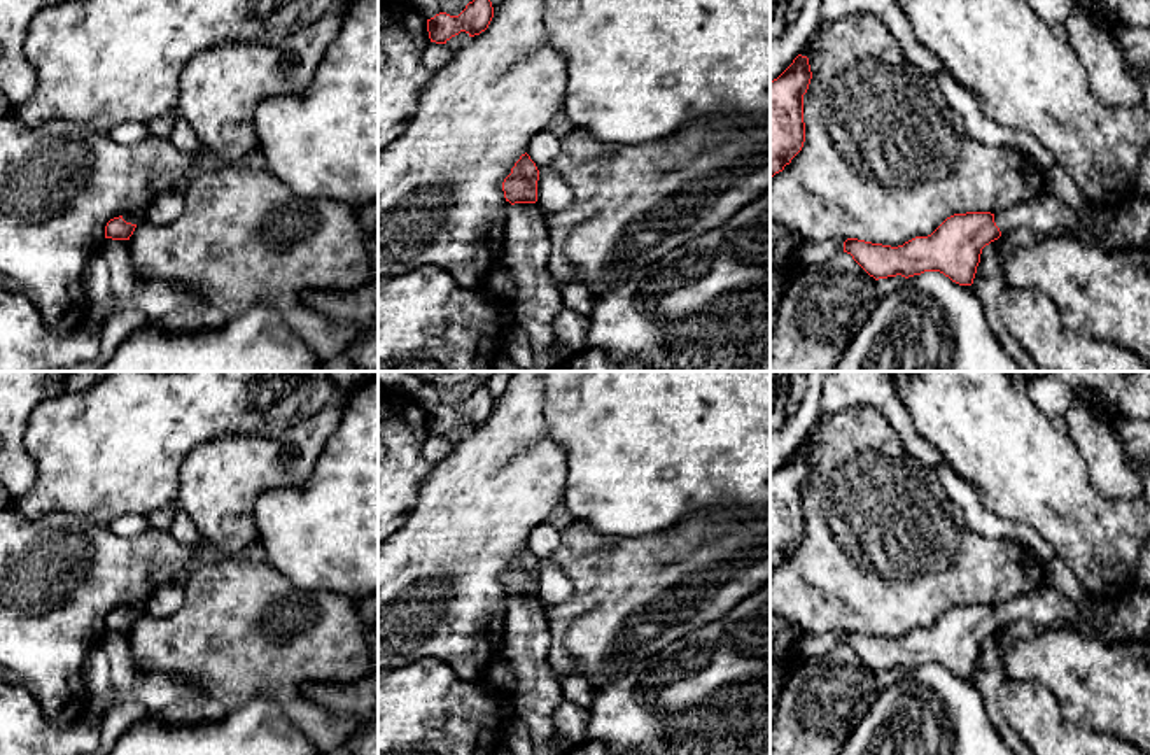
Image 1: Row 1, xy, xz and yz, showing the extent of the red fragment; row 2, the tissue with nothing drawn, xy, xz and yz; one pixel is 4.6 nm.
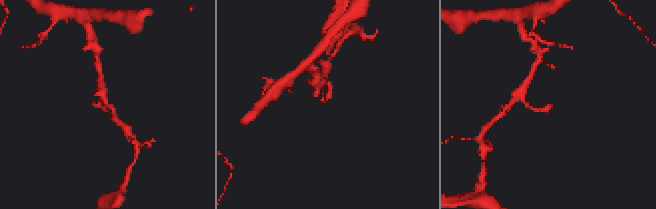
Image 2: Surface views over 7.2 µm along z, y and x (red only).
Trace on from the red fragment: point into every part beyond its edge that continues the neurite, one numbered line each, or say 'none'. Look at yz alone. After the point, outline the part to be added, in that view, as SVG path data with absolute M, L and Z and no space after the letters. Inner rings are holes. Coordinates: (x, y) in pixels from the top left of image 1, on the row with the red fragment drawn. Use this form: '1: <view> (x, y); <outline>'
1: yz (1044, 214); M1041 193L1033 200L994 214L994 222L1001 233L1019 228L1050 233L1066 228L1073 233L1090 231L1101 235L1115 215L1117 210L1094 208L1089 203L1083 210L1071 210L1048 193Z

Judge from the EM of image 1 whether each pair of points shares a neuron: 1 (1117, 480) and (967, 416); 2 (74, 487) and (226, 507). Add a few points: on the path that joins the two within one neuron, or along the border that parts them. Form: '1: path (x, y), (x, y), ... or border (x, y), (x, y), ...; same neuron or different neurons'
1: border (1066, 433), (1084, 459), (1089, 484), (1114, 500); different neurons
2: border (184, 459), (179, 470), (179, 491), (174, 505); different neurons

